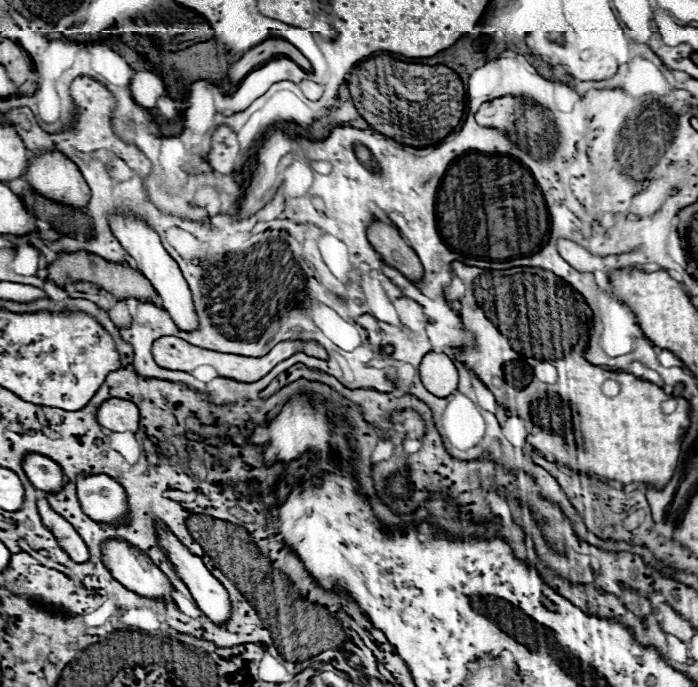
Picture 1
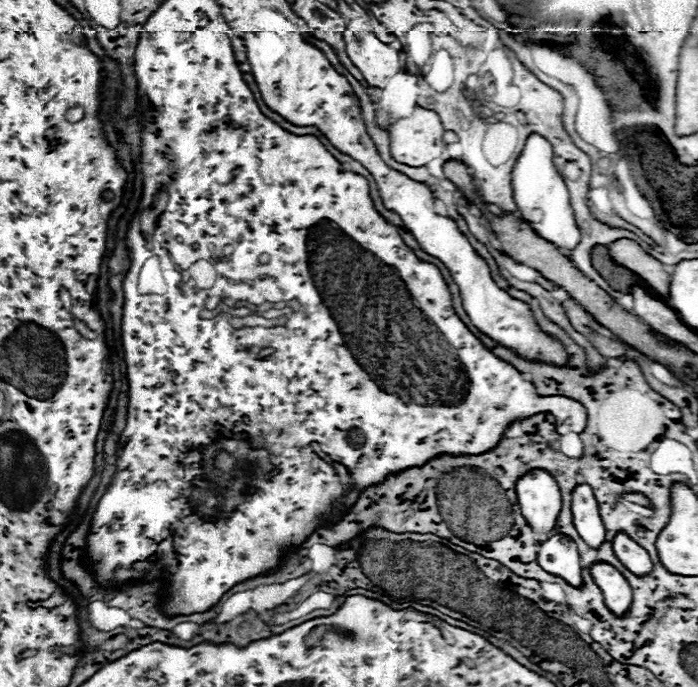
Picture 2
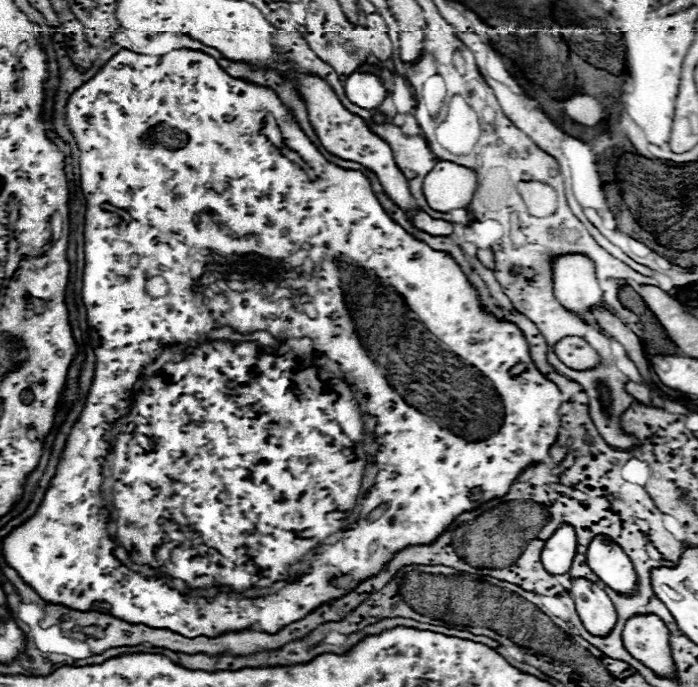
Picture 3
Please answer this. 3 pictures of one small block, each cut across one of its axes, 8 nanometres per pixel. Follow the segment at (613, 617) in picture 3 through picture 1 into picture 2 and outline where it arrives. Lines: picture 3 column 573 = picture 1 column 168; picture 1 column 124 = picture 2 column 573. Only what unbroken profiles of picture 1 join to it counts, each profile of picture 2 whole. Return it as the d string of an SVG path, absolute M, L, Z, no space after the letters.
M554 534L548 540L544 540L540 544L538 564L546 572L564 578L570 586L574 586L574 588L582 586L580 556L578 556L576 544L568 536Z

